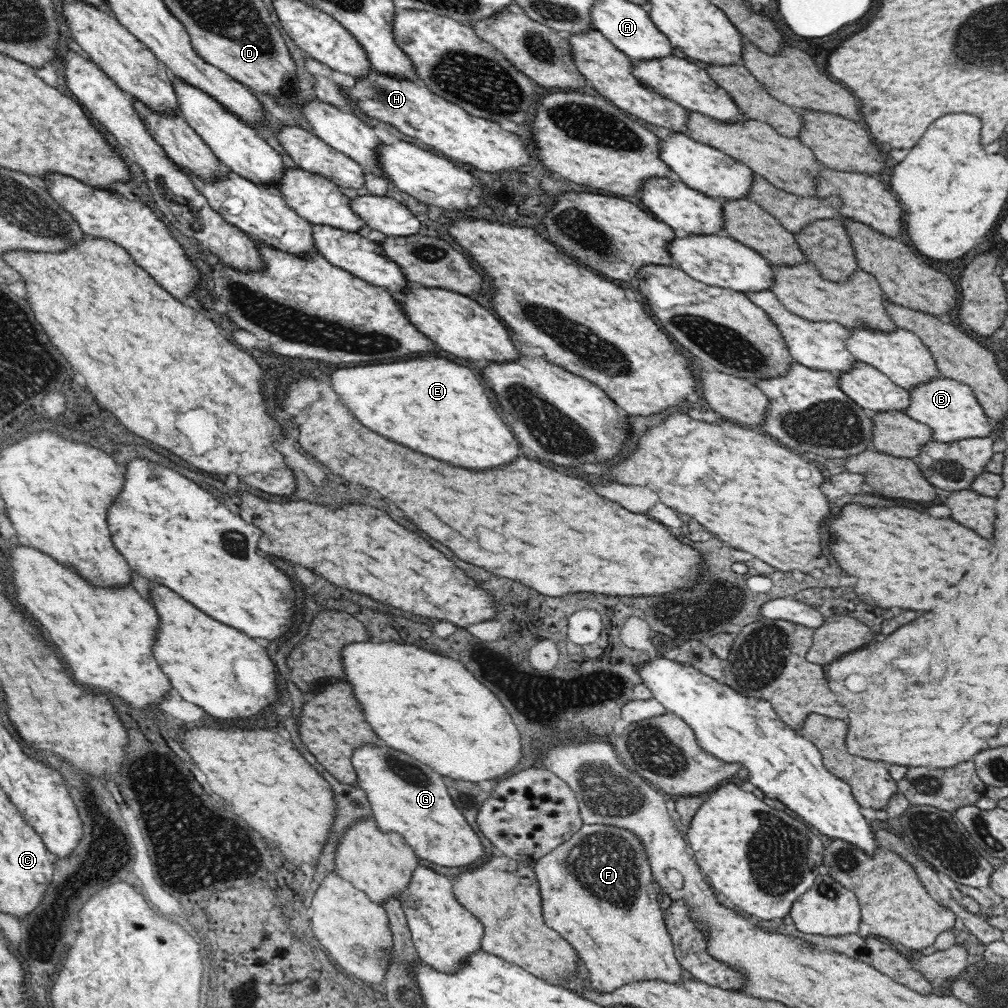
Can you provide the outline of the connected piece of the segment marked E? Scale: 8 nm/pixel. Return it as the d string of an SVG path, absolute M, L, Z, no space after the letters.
M422 356L422 358L404 360L404 362L392 362L392 364L340 368L330 374L330 384L362 424L416 452L422 452L432 458L438 458L456 466L464 466L470 470L496 468L520 456L518 442L510 434L510 428L500 420L498 412L492 408L492 402L486 396L474 372L466 366L458 366L440 356Z

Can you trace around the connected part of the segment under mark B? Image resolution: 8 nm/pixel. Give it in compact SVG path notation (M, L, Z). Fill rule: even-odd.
M944 376L934 377L908 391L910 406L905 412L910 418L929 426L934 441L952 442L969 438L994 437L992 432L994 423L986 416L974 391L962 381Z

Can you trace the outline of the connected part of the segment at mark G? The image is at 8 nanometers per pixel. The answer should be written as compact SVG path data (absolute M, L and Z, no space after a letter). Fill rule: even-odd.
M366 743L354 750L351 763L357 774L356 786L362 789L370 801L376 827L382 833L398 833L420 859L434 862L444 867L466 868L483 857L483 844L478 839L461 810L454 804L443 776L426 764L408 754L391 748L386 743L372 745Z

